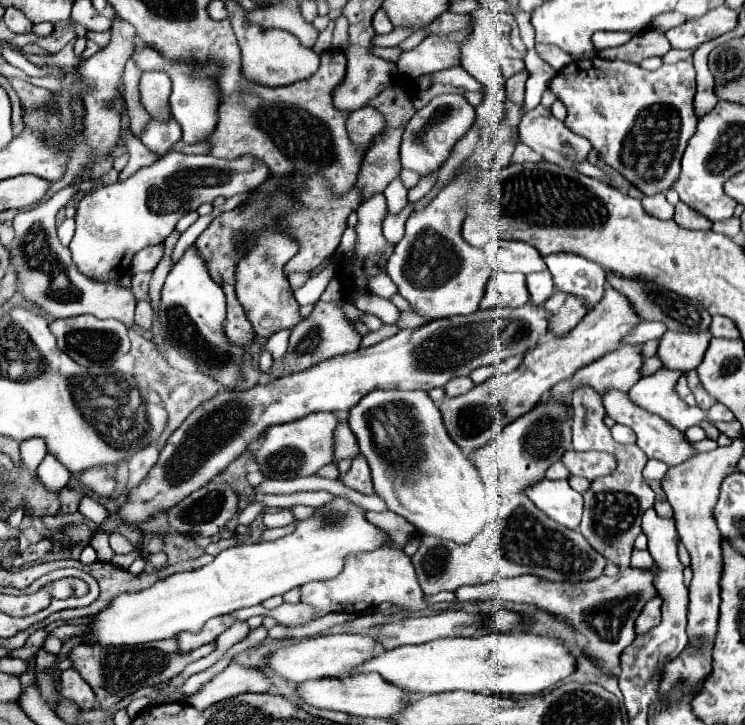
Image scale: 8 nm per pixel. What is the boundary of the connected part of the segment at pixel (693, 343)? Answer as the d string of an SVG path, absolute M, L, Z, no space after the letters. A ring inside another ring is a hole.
M665 331L665 335L659 339L657 357L667 369L677 371L697 369L697 365L703 361L709 339L711 339L709 331L707 333Z

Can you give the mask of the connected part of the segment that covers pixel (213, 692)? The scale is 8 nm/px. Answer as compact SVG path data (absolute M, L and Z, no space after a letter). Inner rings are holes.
M233 661L223 673L203 685L199 693L191 695L191 705L195 705L197 709L207 709L209 705L239 693L267 693L269 689L271 679L261 669Z

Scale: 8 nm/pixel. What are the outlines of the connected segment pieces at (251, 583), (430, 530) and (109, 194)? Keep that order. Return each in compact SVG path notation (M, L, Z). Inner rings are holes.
M335 497L331 503L317 507L309 519L297 521L295 531L277 541L235 545L221 551L213 563L197 571L175 573L145 591L119 595L107 609L97 613L85 641L99 645L141 645L175 637L181 631L199 631L211 617L259 605L273 595L283 595L309 581L337 577L349 555L375 551L387 545L387 539L387 531L367 521L365 509L345 497Z
M373 391L367 397L363 397L363 401L359 401L351 411L349 411L349 425L351 431L355 433L357 441L359 441L359 449L361 455L367 459L369 467L371 467L371 477L373 477L373 489L375 493L387 503L387 509L405 517L411 525L417 527L417 531L431 535L431 537L439 537L445 541L453 541L453 543L469 543L485 525L485 521L497 521L505 509L505 493L501 491L489 491L489 487L483 485L477 469L473 467L473 463L463 455L463 451L451 441L451 437L447 435L447 429L443 425L441 419L441 411L435 407L435 403L431 401L431 397L427 395L427 391Z
M181 151L167 153L159 161L155 161L155 165L139 169L125 181L97 187L81 197L75 215L77 231L69 245L73 261L81 269L81 273L87 273L87 277L95 277L97 281L105 281L107 277L121 277L129 271L133 255L147 245L163 243L185 213L195 211L201 203L213 203L219 195L233 197L237 193L253 191L265 179L265 165L261 161L255 161L253 157L239 157L239 161L219 161L213 155L183 155Z

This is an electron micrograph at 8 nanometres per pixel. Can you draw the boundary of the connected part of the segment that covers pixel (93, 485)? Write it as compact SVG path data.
M89 469L81 473L81 483L97 497L109 497L115 489L115 469Z

